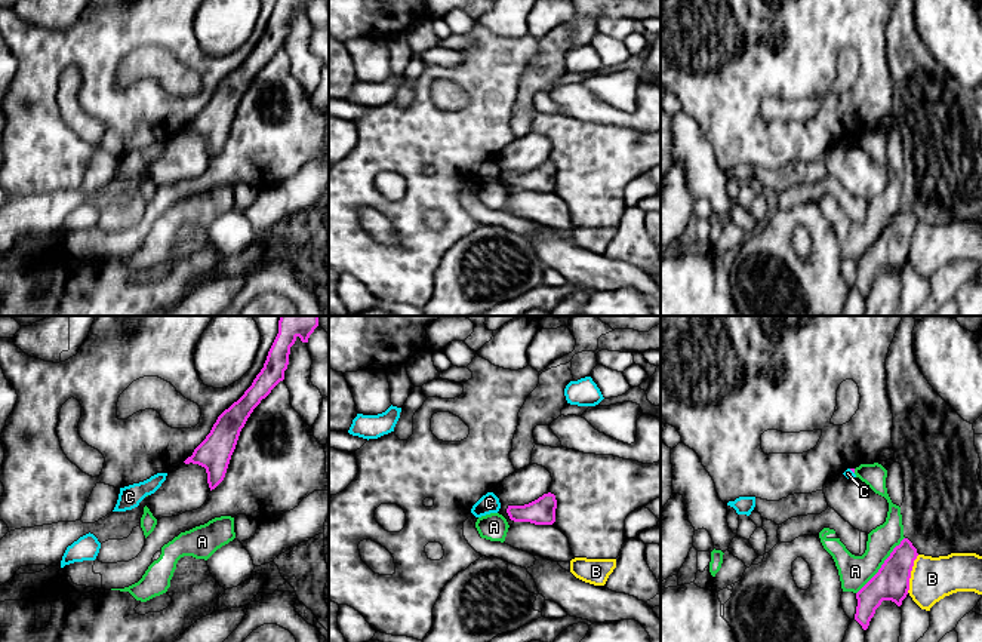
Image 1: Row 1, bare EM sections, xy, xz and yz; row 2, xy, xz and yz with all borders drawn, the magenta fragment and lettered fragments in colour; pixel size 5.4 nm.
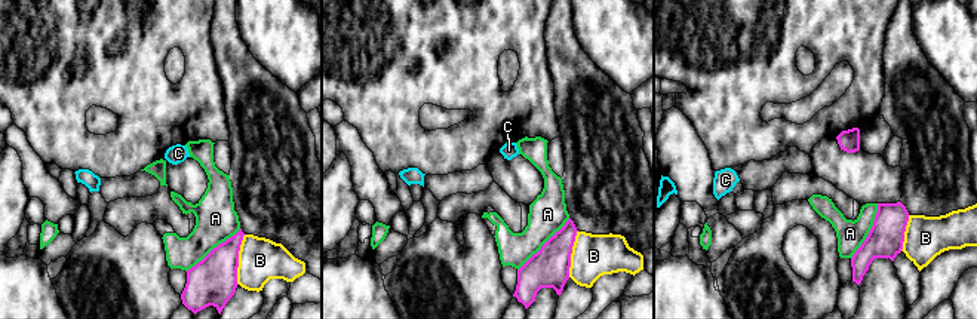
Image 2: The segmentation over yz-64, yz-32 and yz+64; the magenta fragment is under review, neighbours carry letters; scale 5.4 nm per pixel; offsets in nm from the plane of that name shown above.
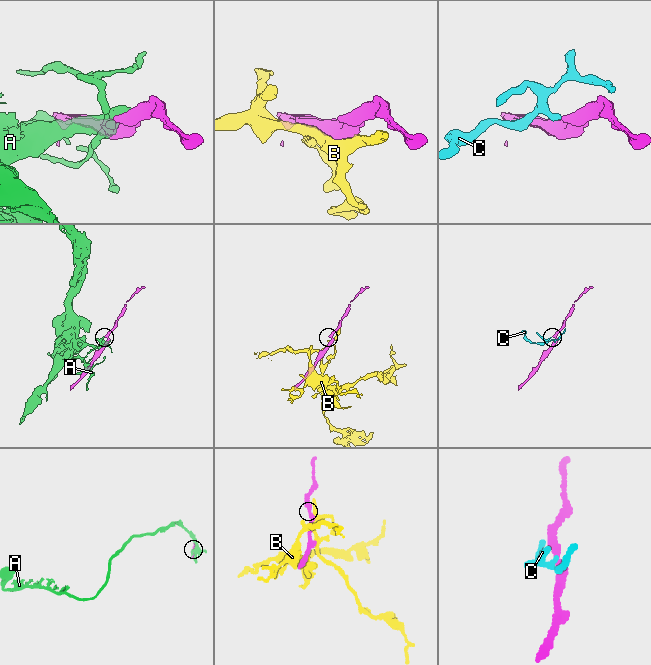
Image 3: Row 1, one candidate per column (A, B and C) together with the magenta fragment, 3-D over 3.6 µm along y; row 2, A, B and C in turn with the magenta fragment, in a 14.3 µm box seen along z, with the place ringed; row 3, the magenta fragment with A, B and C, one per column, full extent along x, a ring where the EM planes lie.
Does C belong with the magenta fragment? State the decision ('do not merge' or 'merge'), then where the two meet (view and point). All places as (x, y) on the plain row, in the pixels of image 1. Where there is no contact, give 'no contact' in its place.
do not merge; meets magenta in yz at (852, 138)

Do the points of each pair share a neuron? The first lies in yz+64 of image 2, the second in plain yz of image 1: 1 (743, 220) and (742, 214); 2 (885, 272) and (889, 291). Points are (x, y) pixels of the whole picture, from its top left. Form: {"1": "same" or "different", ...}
{"1": "same", "2": "same"}

